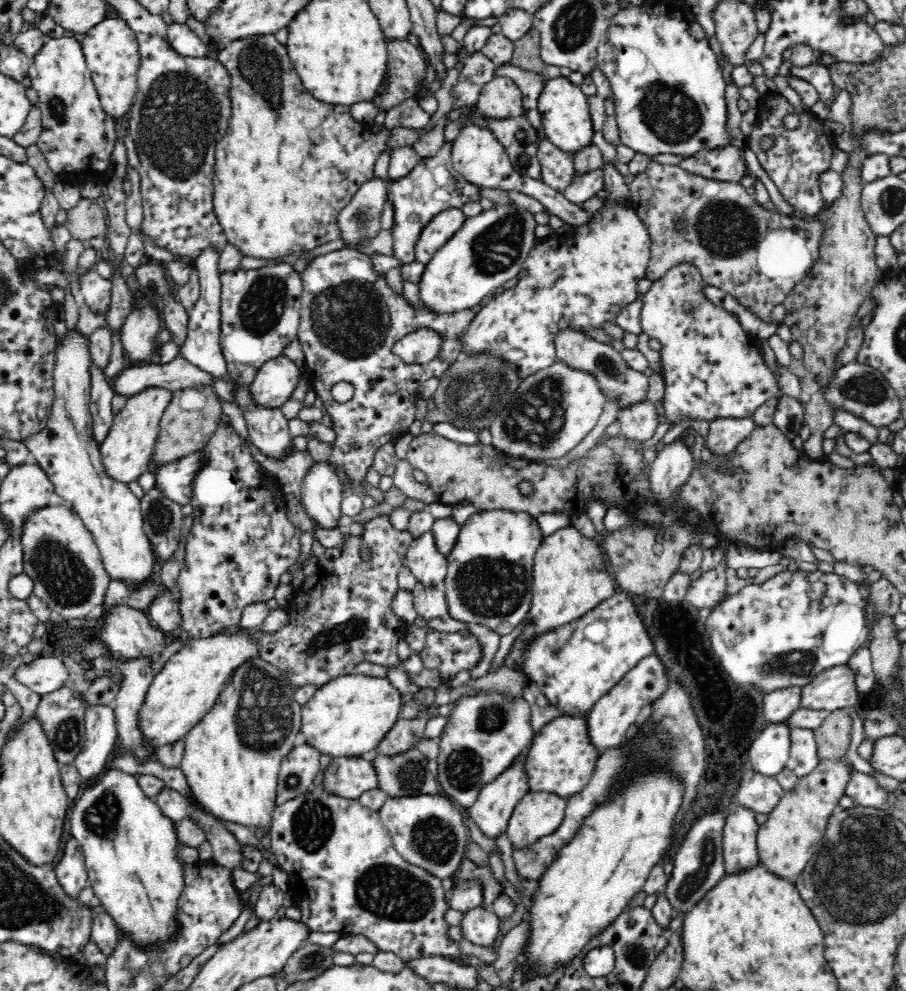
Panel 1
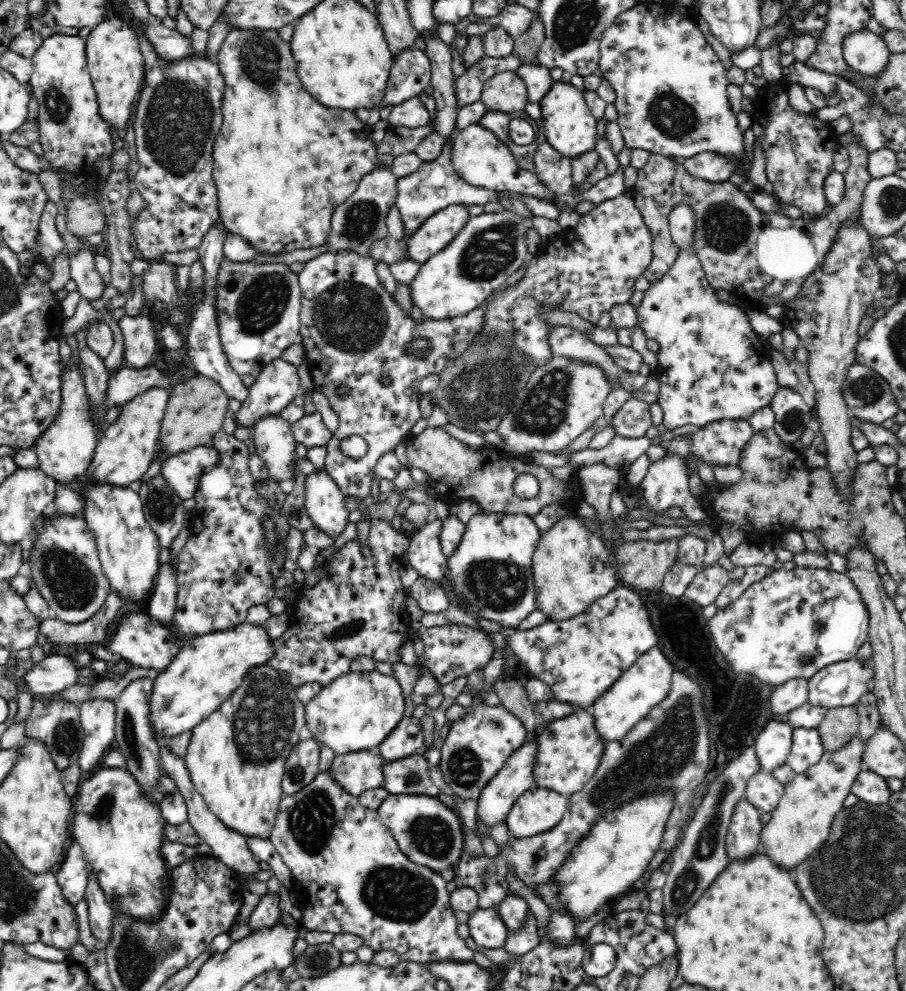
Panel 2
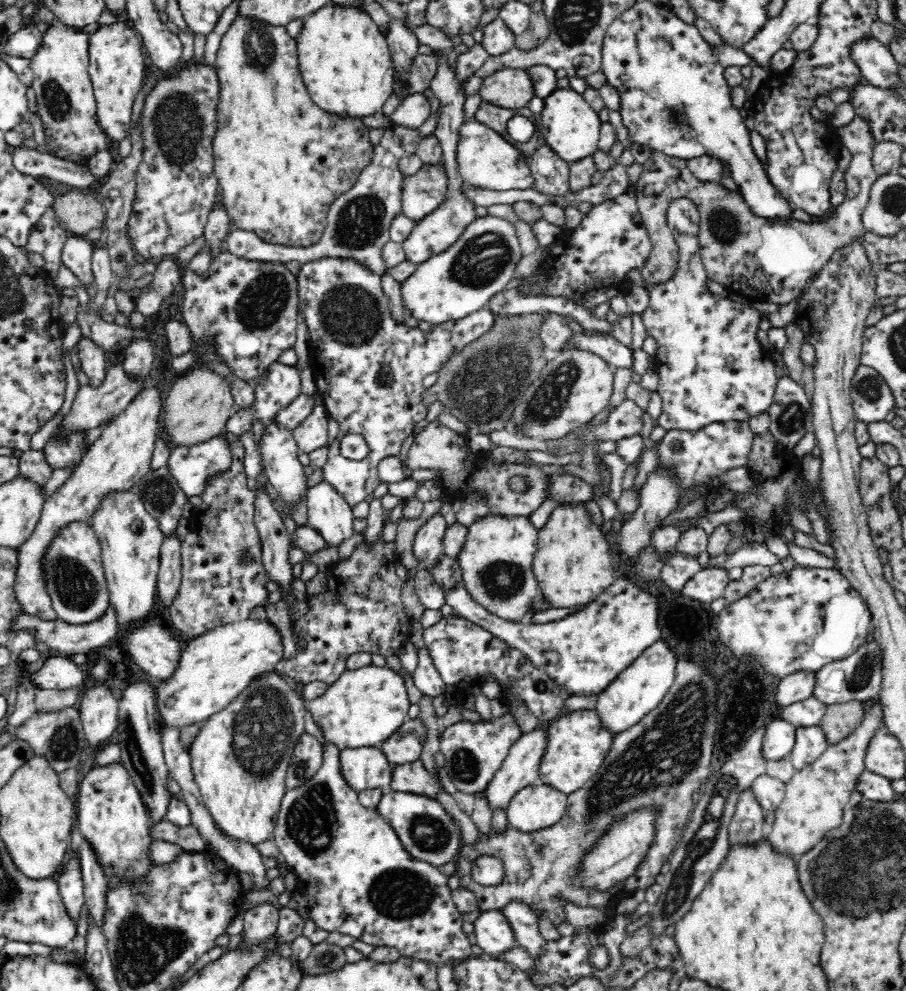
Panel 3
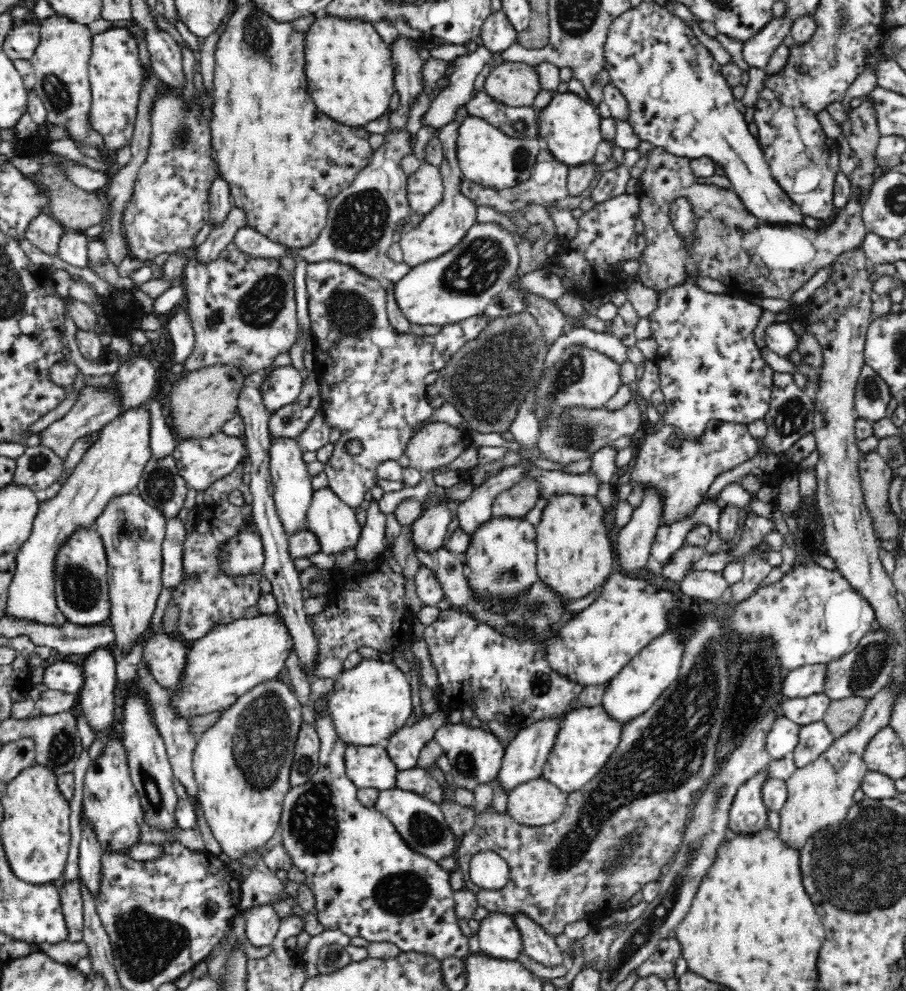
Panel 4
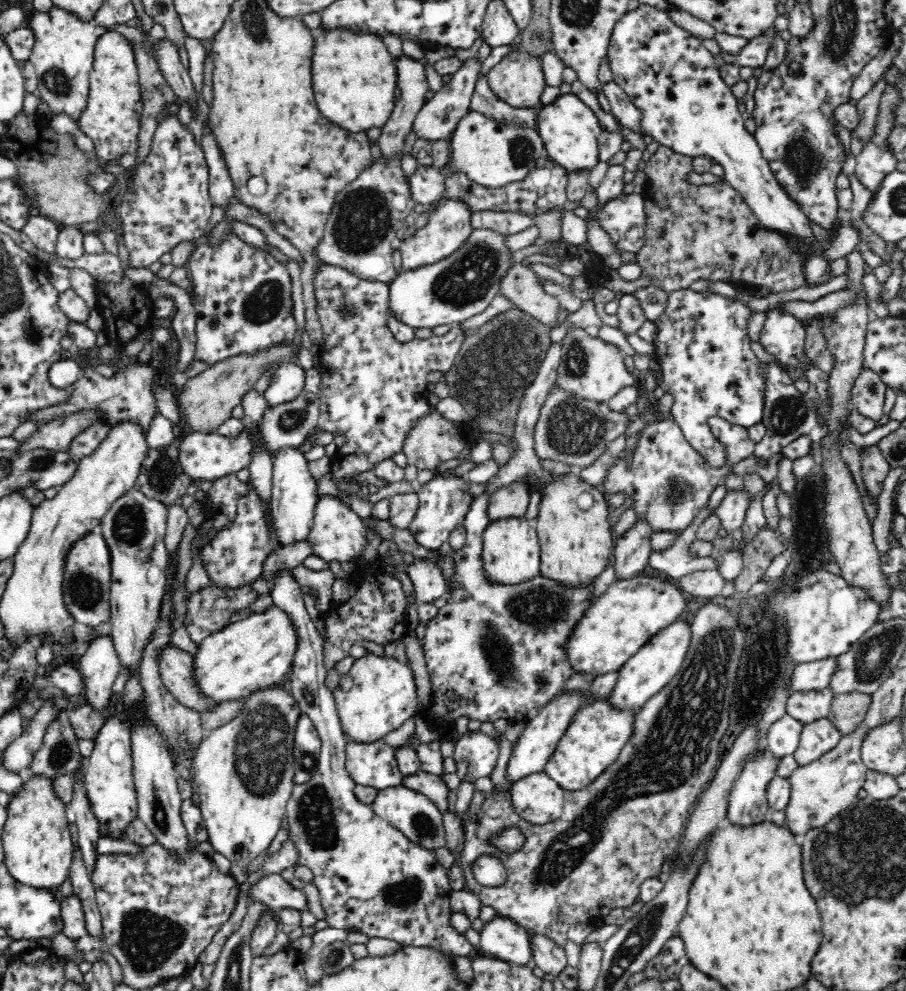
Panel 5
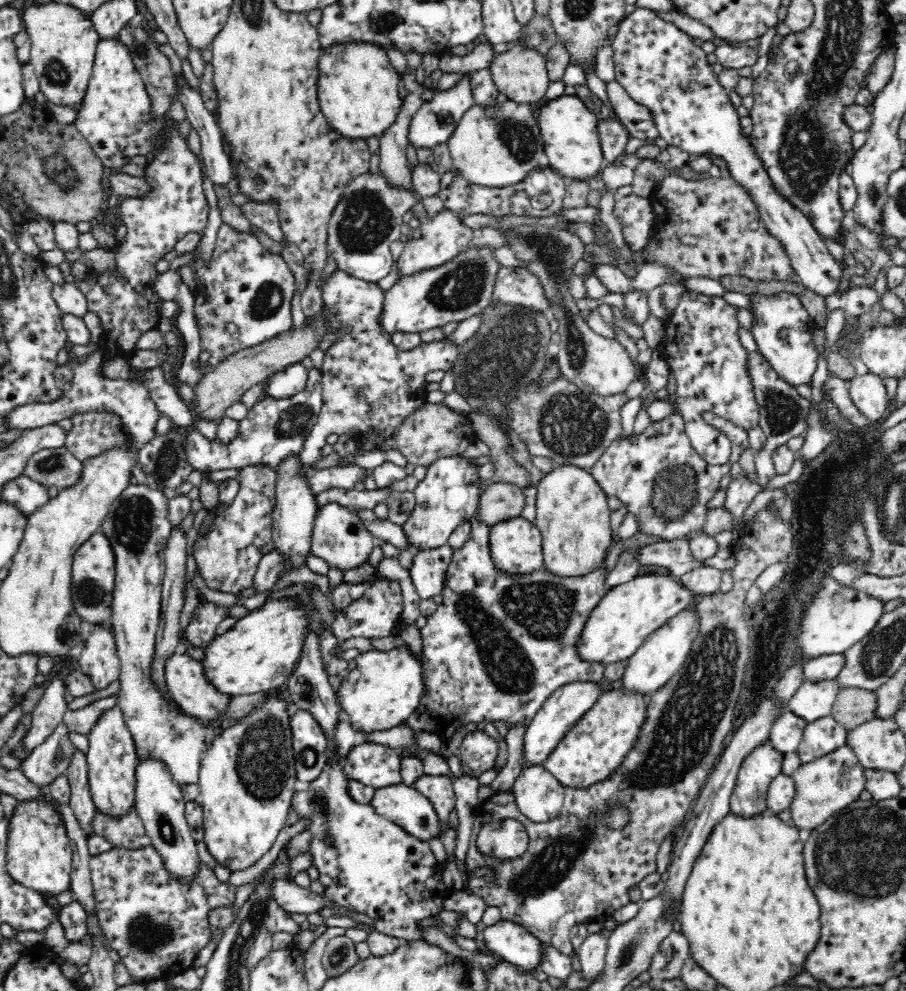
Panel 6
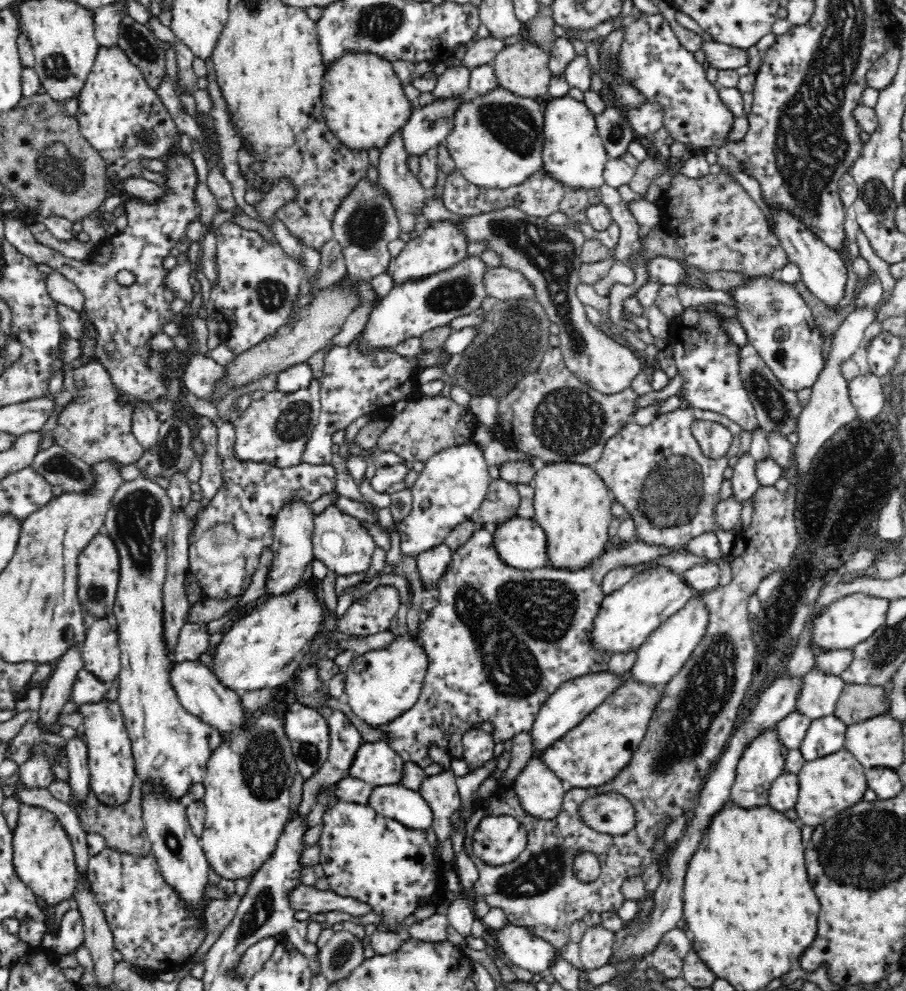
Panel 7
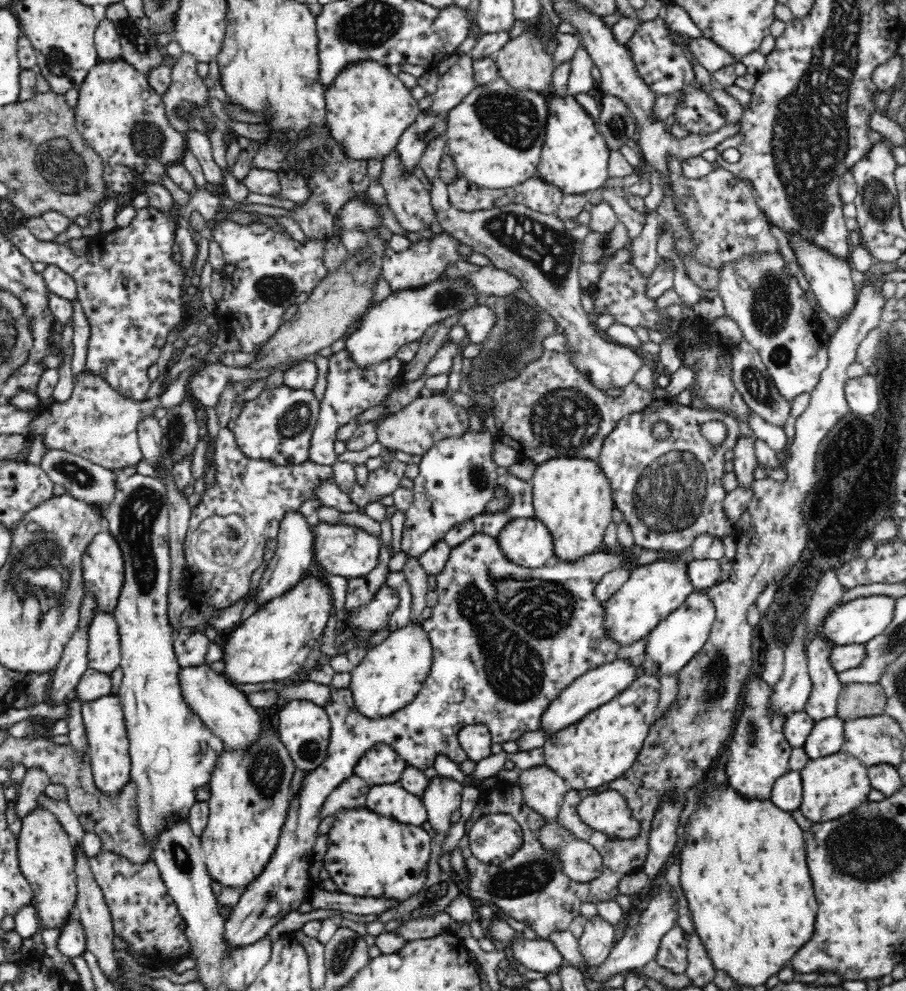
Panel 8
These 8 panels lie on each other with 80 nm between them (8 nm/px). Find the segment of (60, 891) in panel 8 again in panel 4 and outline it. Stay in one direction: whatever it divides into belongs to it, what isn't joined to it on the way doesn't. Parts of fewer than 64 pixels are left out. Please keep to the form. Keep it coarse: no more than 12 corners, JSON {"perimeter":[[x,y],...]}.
{"perimeter":[[34,764],[6,786],[3,849],[17,880],[54,885],[70,806]]}

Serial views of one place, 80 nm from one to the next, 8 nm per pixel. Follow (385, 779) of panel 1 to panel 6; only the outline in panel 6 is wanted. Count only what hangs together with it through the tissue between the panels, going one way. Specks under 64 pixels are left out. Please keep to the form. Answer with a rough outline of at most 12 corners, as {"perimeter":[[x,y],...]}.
{"perimeter":[[426,775],[414,789],[430,801],[440,834],[457,796],[453,778]]}

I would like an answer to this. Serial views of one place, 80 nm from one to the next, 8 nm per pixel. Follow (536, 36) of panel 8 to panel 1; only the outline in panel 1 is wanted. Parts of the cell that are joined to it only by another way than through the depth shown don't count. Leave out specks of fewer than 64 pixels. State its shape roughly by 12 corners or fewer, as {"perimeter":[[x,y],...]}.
{"perimeter":[[494,77],[474,108],[486,119],[523,114],[523,96],[508,77]]}

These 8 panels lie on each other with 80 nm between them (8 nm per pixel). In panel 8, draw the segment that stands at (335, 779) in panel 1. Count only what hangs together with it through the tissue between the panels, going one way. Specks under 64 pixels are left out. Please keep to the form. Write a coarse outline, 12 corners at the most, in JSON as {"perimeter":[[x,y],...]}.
{"perimeter":[[381,743],[362,756],[355,775],[371,786],[398,784],[408,766]]}

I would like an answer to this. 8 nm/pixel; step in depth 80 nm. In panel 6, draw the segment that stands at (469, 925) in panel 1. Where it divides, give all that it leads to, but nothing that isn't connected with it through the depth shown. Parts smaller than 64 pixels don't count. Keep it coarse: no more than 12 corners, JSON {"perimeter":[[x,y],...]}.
{"perimeter":[[501,919],[482,932],[485,950],[537,973],[544,943]]}

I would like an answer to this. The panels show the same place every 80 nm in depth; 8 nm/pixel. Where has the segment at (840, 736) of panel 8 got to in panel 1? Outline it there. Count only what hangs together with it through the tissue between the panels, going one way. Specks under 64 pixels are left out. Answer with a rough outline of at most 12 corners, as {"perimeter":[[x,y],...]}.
{"perimeter":[[789,727],[787,766],[799,780],[819,764],[813,730]]}

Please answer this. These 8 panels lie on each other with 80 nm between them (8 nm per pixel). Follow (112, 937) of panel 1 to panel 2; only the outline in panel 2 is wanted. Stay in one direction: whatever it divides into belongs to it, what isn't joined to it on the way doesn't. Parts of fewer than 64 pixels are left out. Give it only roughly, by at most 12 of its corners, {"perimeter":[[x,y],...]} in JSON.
{"perimeter":[[90,875],[85,898],[88,921],[99,944],[112,936],[114,912],[108,895]]}

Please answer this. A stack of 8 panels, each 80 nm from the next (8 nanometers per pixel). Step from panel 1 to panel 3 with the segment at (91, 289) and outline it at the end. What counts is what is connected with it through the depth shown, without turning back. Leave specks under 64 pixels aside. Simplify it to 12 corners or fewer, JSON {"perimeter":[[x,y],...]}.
{"perimeter":[[70,233],[62,262],[84,285],[94,285],[86,236]]}

